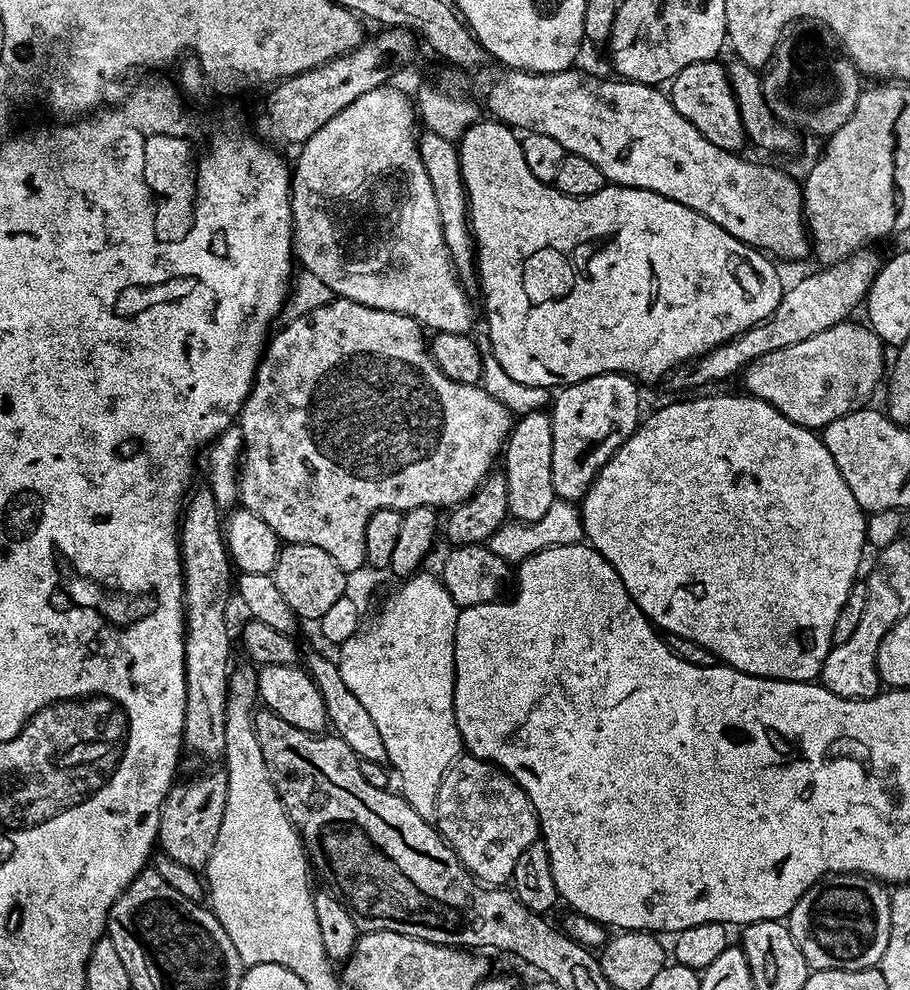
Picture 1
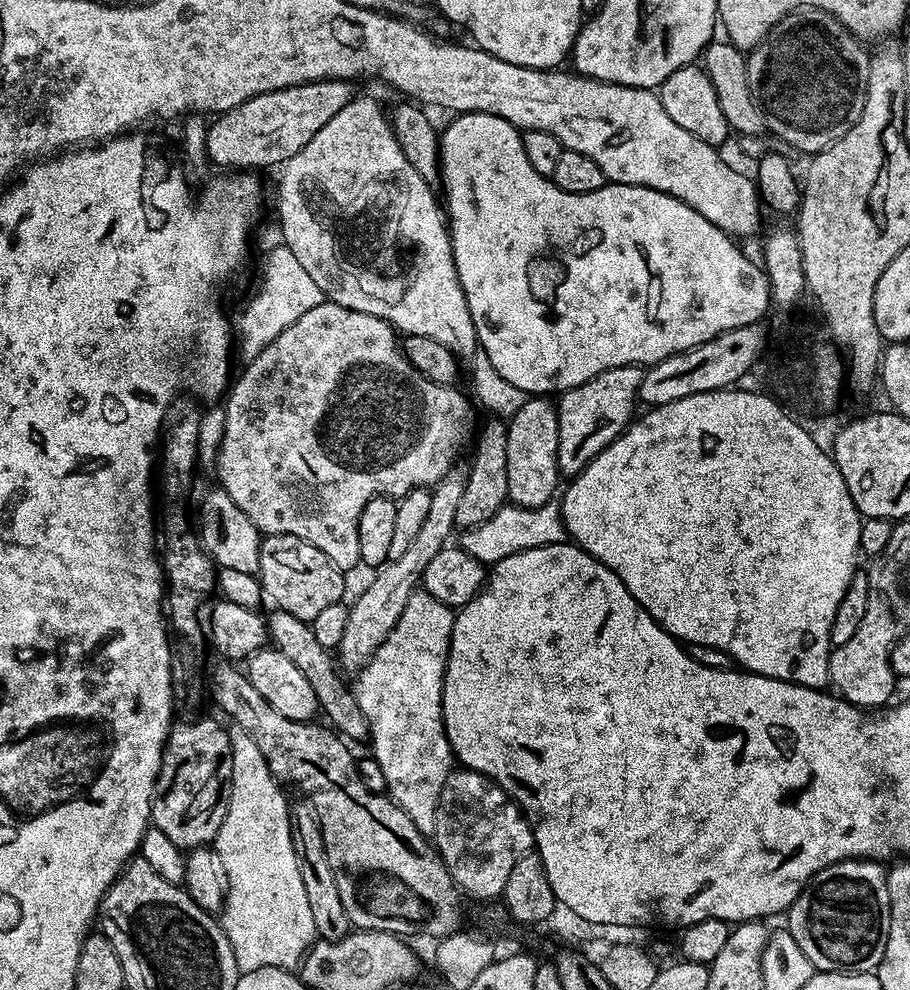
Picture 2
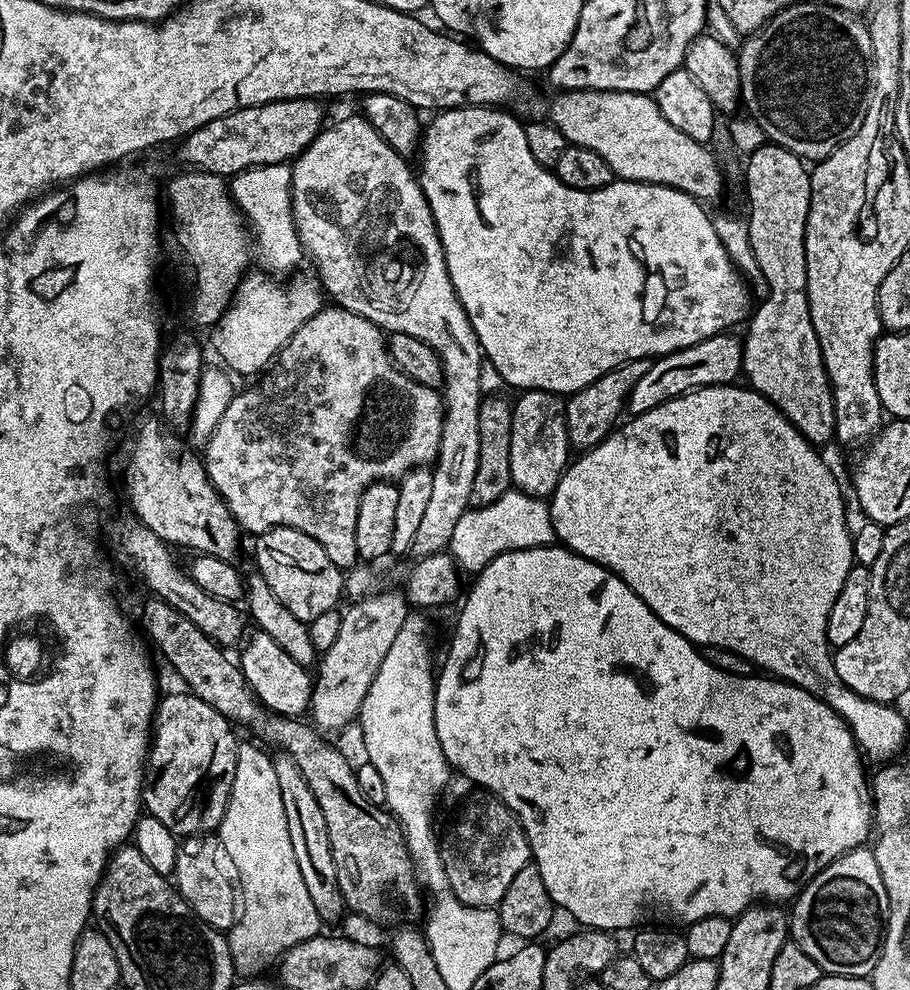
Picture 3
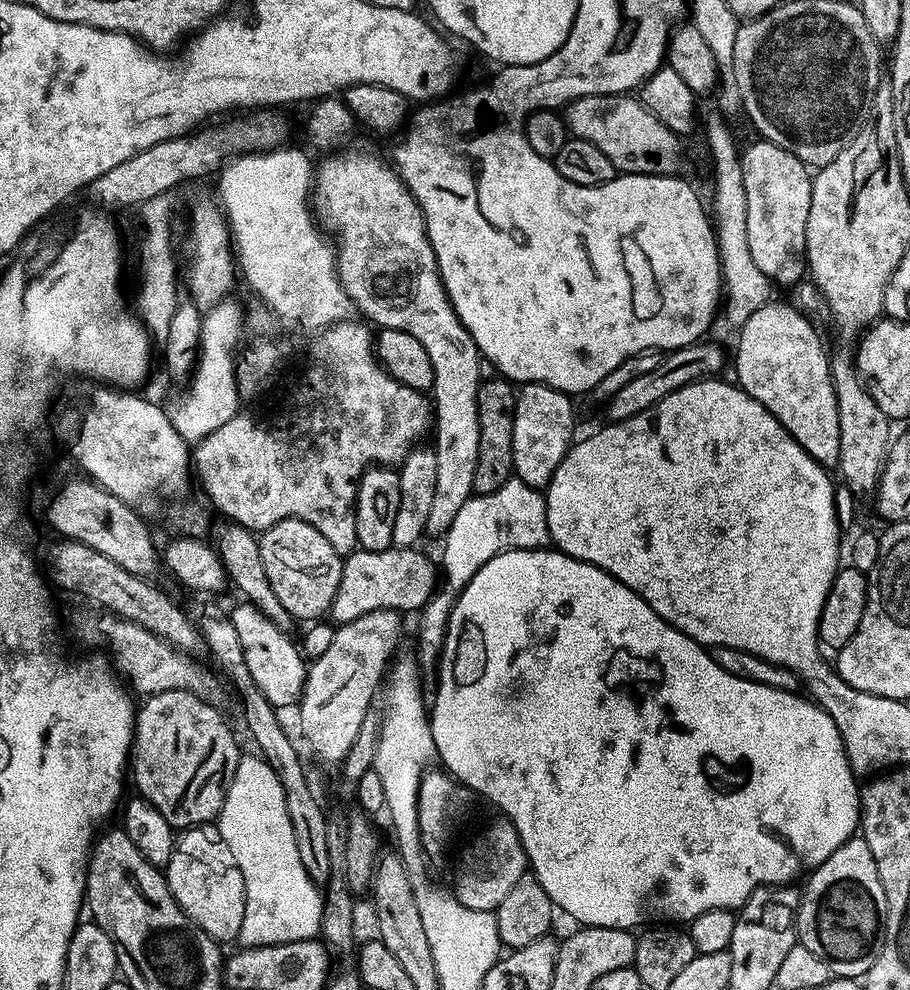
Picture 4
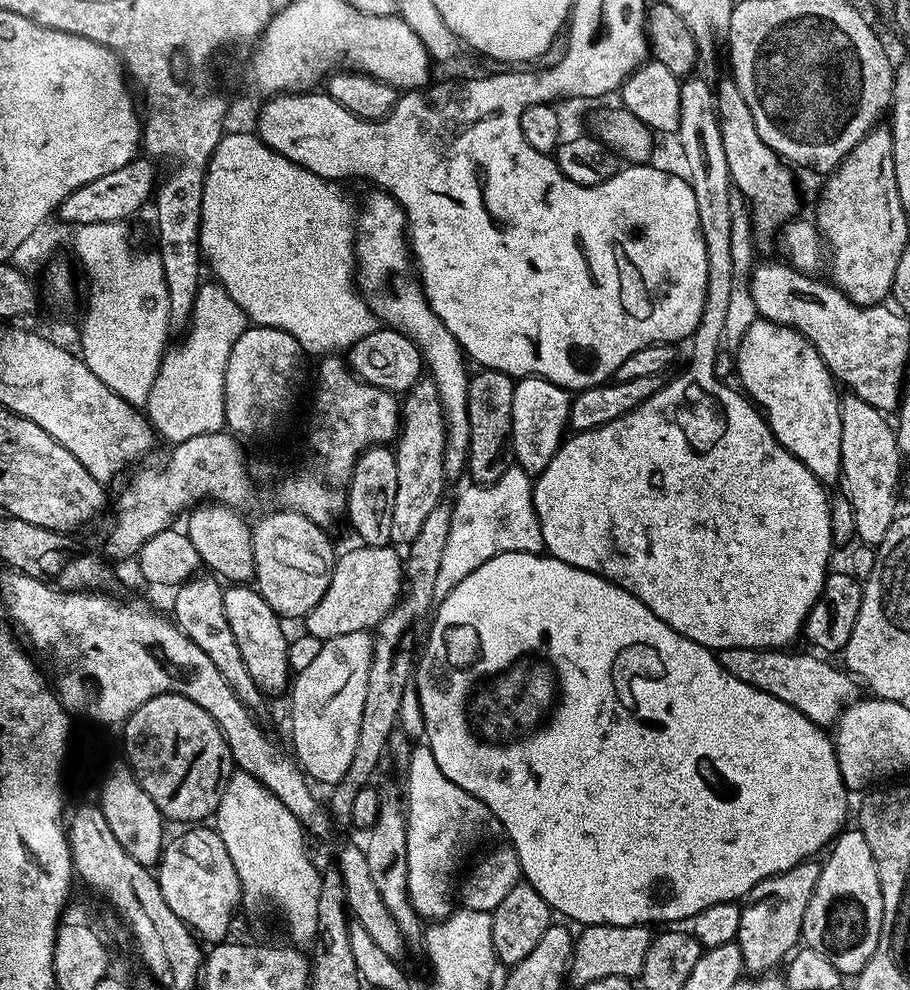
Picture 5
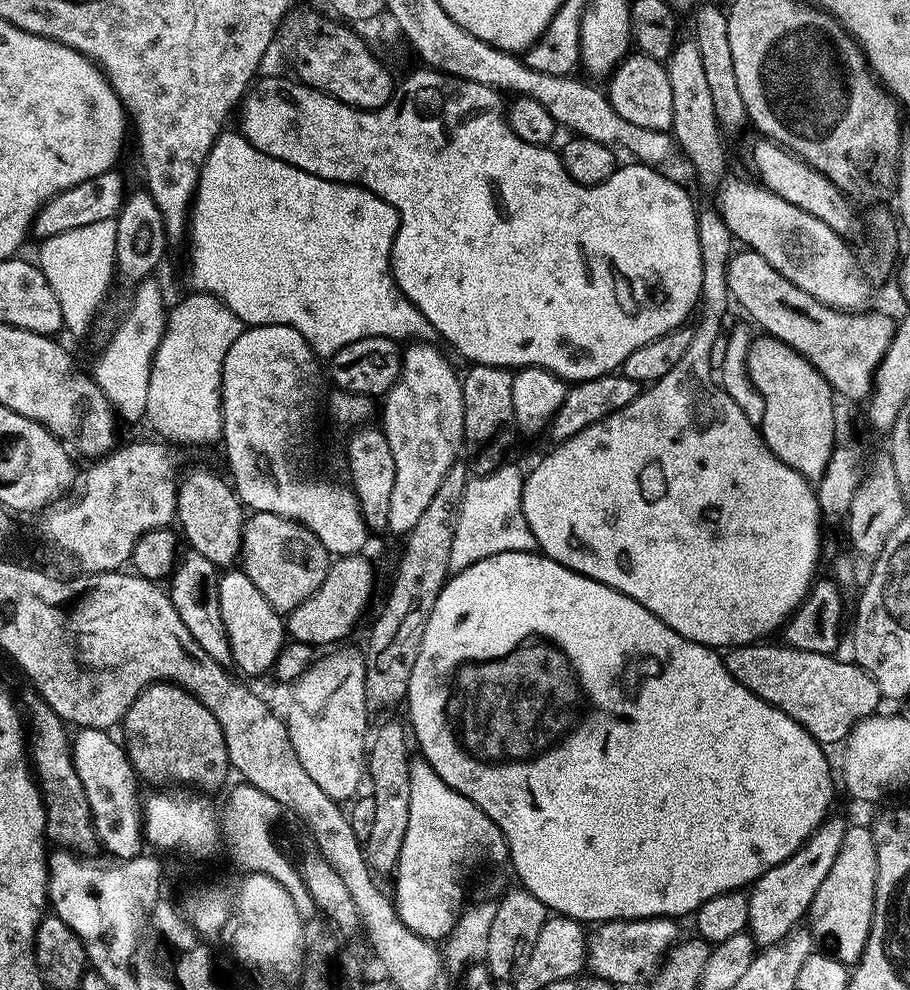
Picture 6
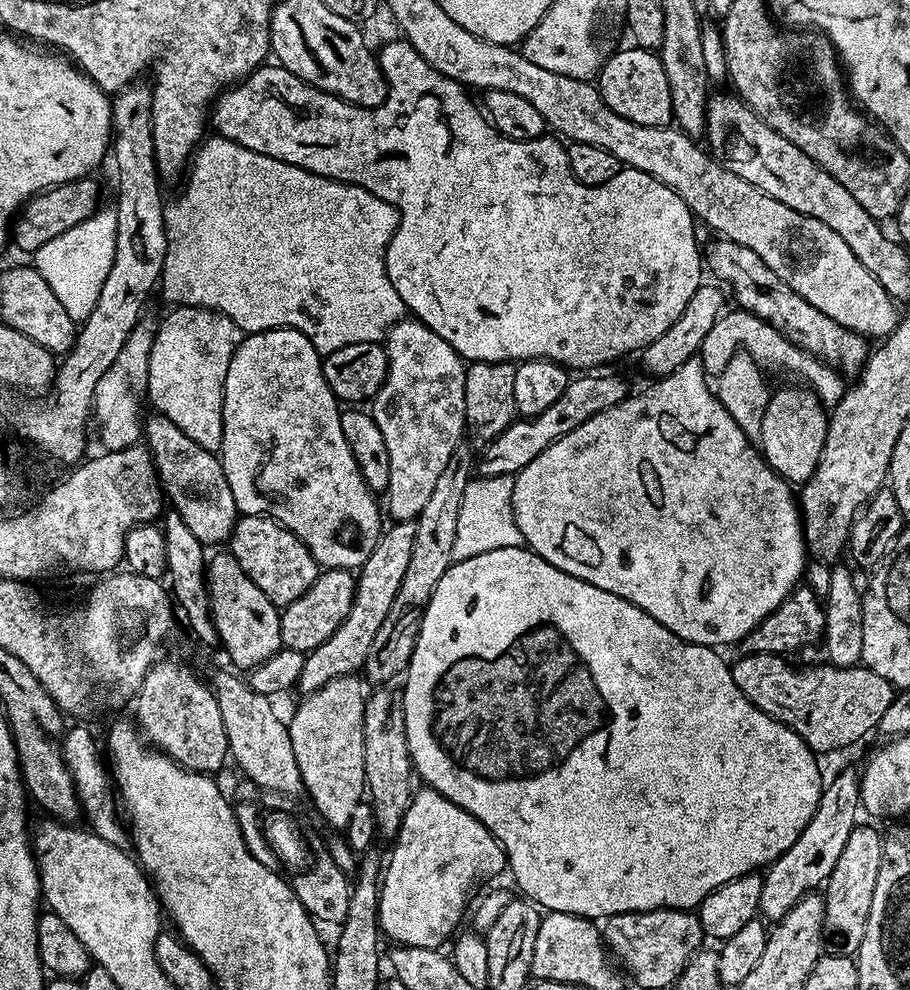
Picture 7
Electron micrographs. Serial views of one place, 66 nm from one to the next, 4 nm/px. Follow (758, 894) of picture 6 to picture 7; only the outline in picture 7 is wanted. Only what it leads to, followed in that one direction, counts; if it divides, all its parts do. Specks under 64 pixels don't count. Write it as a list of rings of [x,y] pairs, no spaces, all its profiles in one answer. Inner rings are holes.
[[[844,768],[833,778],[832,784],[823,785],[818,806],[806,830],[798,834],[798,842],[794,842],[794,846],[790,846],[786,854],[768,865],[763,873],[759,915],[765,921],[779,922],[803,896],[815,893],[827,881],[834,865],[838,863],[838,857],[842,855],[842,849],[846,847],[850,830],[856,828],[856,815],[861,815],[861,812],[860,772],[857,769]]]

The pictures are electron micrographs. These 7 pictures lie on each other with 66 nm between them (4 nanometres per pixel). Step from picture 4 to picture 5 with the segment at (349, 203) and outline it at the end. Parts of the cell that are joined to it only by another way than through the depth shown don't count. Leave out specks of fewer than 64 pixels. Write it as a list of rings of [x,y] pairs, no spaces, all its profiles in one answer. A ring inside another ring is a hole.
[[[372,190],[358,216],[356,226],[356,271],[354,279],[358,291],[377,321],[397,328],[412,339],[424,353],[424,363],[430,379],[436,384],[440,405],[444,411],[444,478],[452,482],[465,475],[470,450],[470,418],[468,417],[469,361],[460,343],[446,330],[446,326],[428,307],[424,285],[414,271],[414,257],[406,235],[404,207],[396,197],[383,191]]]

